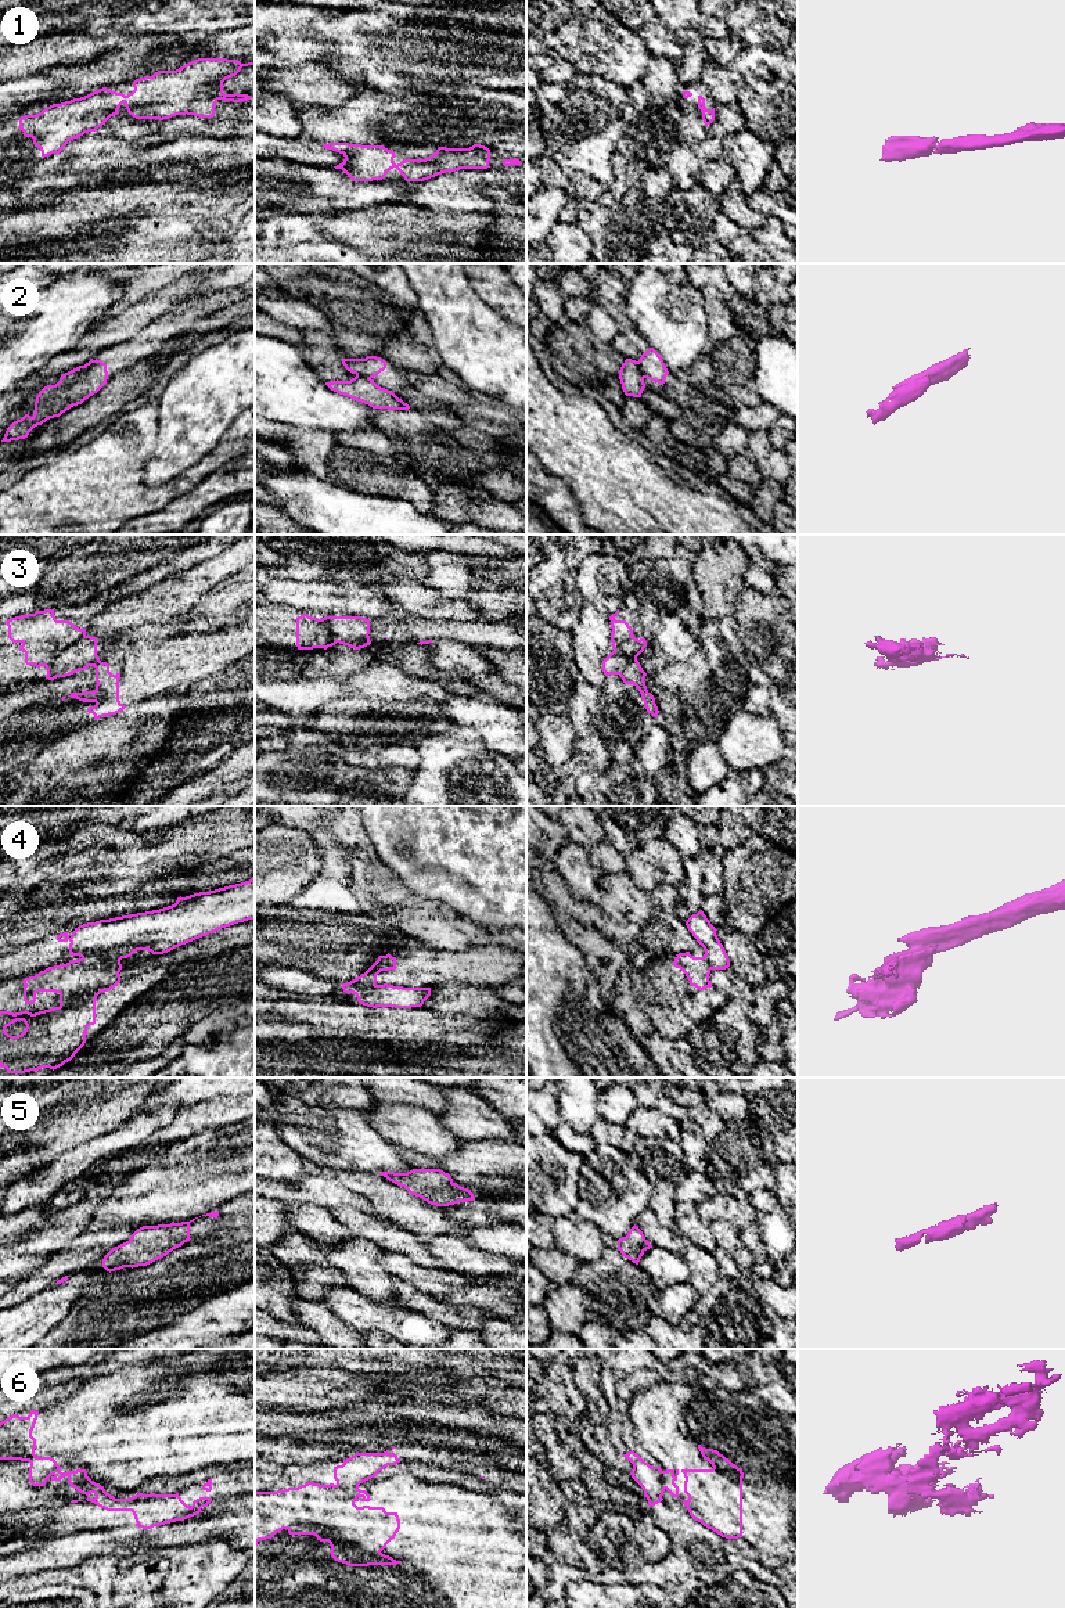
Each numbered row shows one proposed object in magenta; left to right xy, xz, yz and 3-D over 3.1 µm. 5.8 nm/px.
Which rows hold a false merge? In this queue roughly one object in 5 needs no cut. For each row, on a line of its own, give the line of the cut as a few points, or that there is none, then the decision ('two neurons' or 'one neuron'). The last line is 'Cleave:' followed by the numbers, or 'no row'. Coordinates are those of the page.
1: cut none; one neuron
2: cut yz (636, 362), (644, 377); two neurons
3: cut xy (85, 635), (67, 646), (46, 666); two neurons
4: cut xy (82, 956), (92, 954), (103, 960), (119, 961); two neurons
5: cut none; one neuron
6: cut xy (68, 1475), (81, 1482), (92, 1481); two neurons
Cleave: 2, 3, 4, 6

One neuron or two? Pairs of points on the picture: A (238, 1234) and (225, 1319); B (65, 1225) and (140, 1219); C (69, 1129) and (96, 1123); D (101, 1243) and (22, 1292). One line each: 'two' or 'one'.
A: two
B: two
C: one
D: one

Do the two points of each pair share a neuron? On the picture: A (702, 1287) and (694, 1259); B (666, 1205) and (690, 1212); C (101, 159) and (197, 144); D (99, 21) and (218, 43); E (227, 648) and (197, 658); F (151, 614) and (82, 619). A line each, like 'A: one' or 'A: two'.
A: one
B: one
C: one
D: two
E: one
F: two

